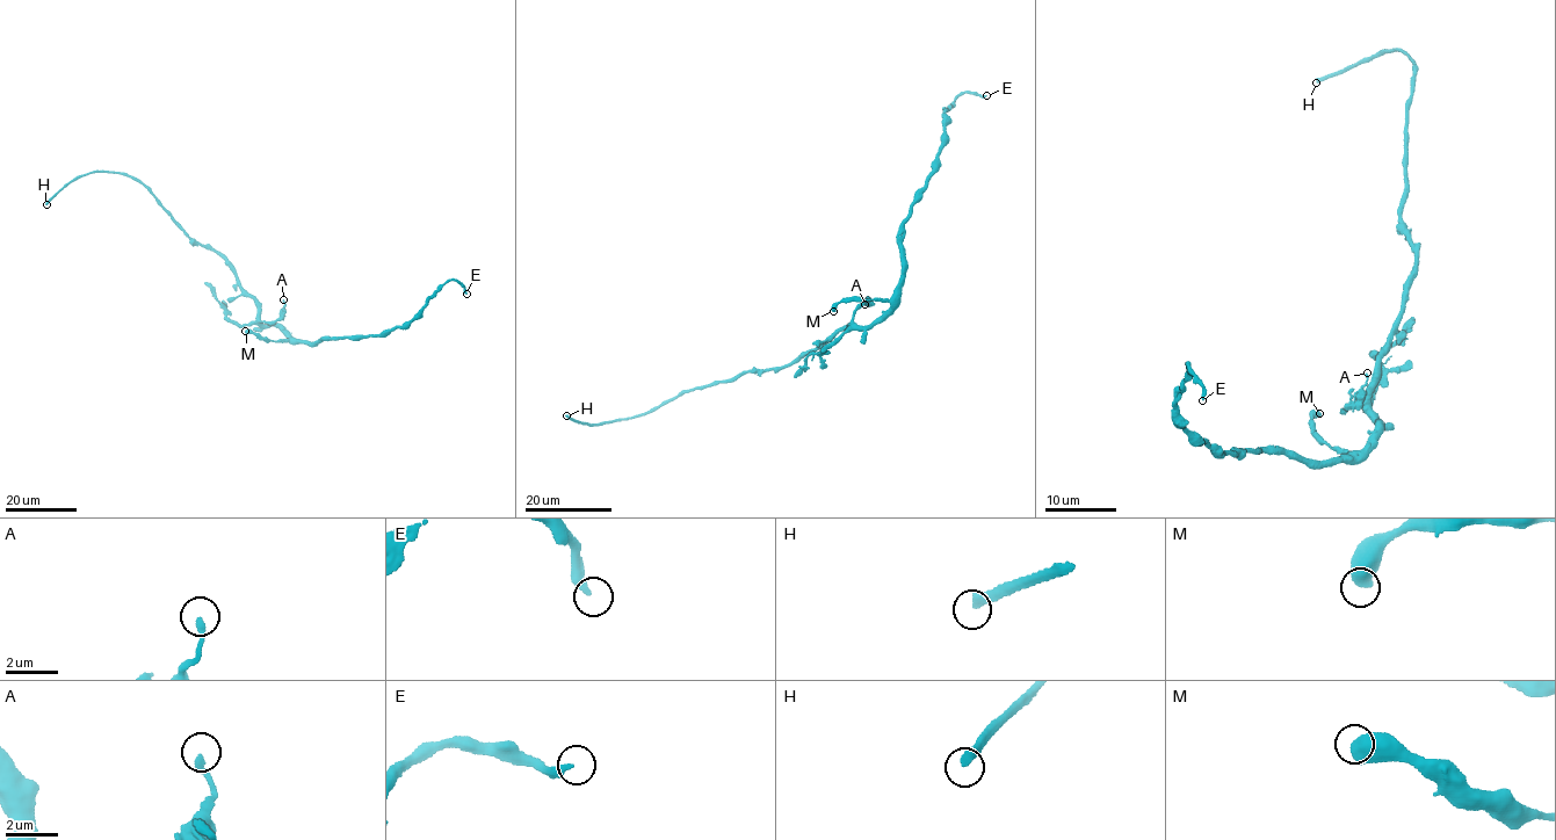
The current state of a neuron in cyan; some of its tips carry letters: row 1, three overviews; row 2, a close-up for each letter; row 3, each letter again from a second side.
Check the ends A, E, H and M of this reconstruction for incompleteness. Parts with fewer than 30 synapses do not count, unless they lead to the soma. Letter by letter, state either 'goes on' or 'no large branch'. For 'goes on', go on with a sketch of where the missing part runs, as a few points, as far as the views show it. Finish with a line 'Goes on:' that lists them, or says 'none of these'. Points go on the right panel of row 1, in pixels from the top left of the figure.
A: no large branch
E: no large branch
H: goes on; course (1316, 82), (1253, 129), (1258, 205), (1206, 317), (1107, 402), (1108, 385), (1158, 347), (1256, 171)
M: no large branch
Goes on: H

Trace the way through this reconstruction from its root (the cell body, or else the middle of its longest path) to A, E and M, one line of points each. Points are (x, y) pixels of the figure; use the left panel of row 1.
A: (257, 306), (259, 320), (274, 321), (284, 306), (283, 299)
E: (257, 306), (261, 323), (316, 344), (380, 335), (403, 326), (451, 280), (467, 294)
M: (257, 306), (261, 323), (275, 325), (289, 339), (265, 341), (245, 331)

